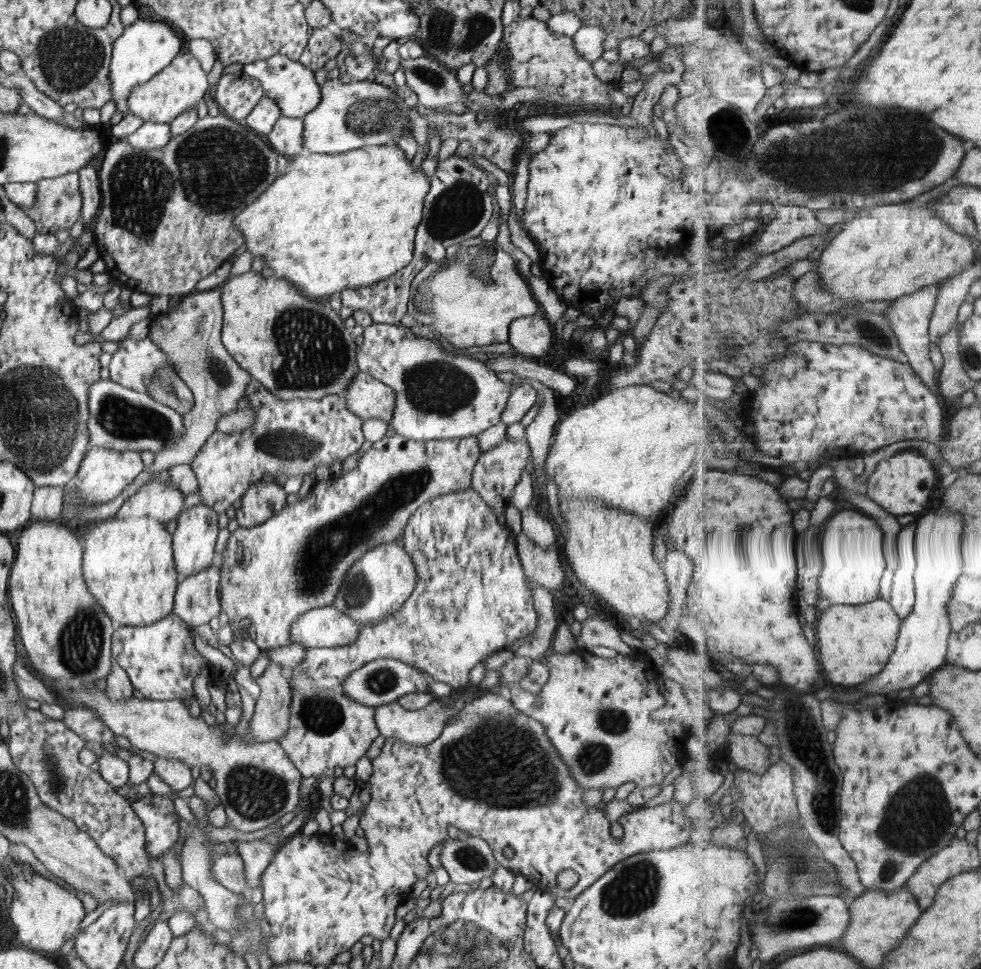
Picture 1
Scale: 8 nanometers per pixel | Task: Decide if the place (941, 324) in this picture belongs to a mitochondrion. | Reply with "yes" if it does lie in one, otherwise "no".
no

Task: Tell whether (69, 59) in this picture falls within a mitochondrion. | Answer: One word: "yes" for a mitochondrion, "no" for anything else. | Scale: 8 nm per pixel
yes

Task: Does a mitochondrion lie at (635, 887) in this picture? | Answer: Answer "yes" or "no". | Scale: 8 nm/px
yes

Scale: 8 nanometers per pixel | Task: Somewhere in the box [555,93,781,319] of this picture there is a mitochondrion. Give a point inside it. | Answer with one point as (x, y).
(727, 126)

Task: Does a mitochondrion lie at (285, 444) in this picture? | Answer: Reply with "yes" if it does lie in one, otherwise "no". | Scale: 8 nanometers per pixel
yes

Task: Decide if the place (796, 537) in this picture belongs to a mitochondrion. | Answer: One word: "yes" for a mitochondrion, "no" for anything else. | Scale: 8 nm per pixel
no

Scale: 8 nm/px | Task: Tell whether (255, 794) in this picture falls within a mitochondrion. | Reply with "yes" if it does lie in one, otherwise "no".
yes

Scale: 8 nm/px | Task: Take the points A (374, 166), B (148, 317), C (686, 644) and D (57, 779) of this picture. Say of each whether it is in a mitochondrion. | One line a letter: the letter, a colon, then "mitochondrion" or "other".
A: other
B: other
C: other
D: mitochondrion

